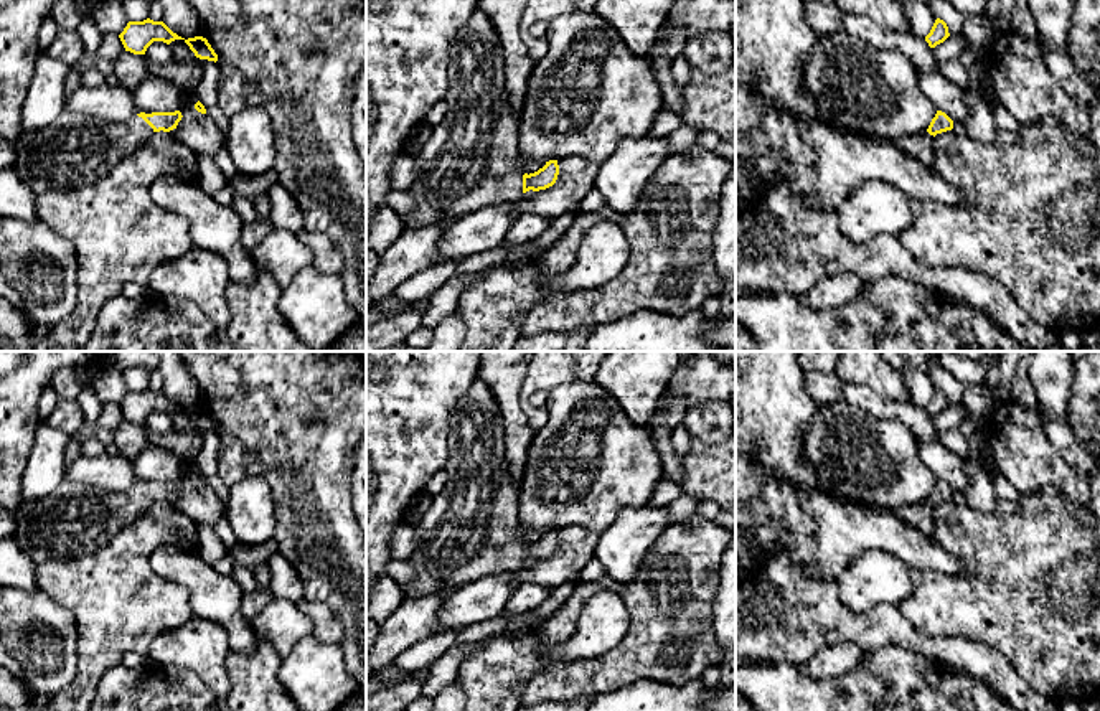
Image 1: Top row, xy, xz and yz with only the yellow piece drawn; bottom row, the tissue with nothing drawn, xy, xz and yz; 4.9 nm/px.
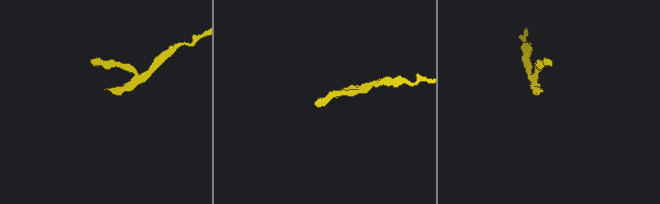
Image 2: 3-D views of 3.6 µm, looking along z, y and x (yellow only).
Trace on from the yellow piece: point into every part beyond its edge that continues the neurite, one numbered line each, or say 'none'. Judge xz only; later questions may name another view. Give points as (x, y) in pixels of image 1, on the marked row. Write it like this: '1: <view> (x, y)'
1: xz (469, 162)

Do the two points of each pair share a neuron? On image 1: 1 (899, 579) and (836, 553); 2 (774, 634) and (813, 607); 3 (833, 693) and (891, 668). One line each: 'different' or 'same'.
1: different
2: same
3: same

